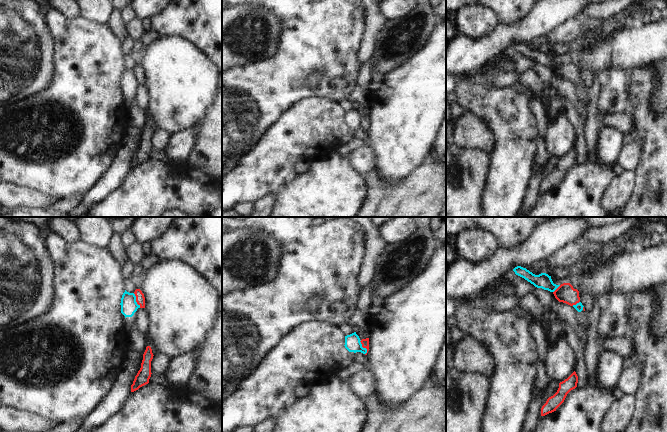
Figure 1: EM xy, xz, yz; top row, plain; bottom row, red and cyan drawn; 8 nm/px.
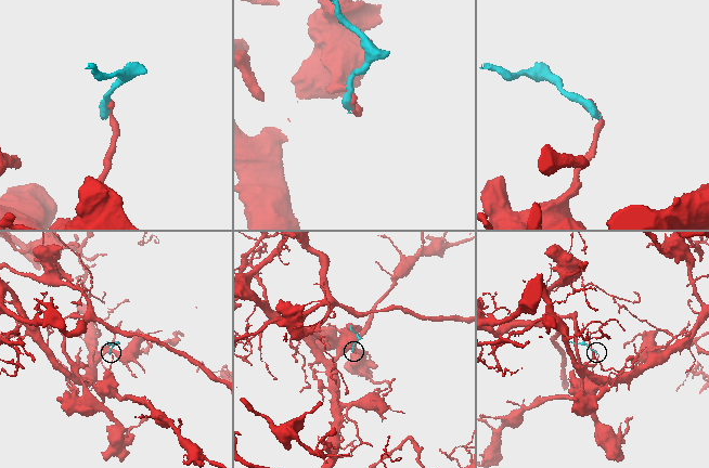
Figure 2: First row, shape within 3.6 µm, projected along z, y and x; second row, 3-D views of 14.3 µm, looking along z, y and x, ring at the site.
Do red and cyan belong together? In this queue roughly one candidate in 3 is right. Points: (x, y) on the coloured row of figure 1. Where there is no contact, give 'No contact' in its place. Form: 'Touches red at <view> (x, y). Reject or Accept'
Touches red at xz (364, 347). Reject

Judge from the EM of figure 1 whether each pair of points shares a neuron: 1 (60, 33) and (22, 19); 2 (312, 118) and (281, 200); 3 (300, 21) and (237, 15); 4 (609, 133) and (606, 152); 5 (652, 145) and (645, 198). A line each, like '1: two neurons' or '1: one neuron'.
1: two neurons
2: two neurons
3: two neurons
4: one neuron
5: one neuron

